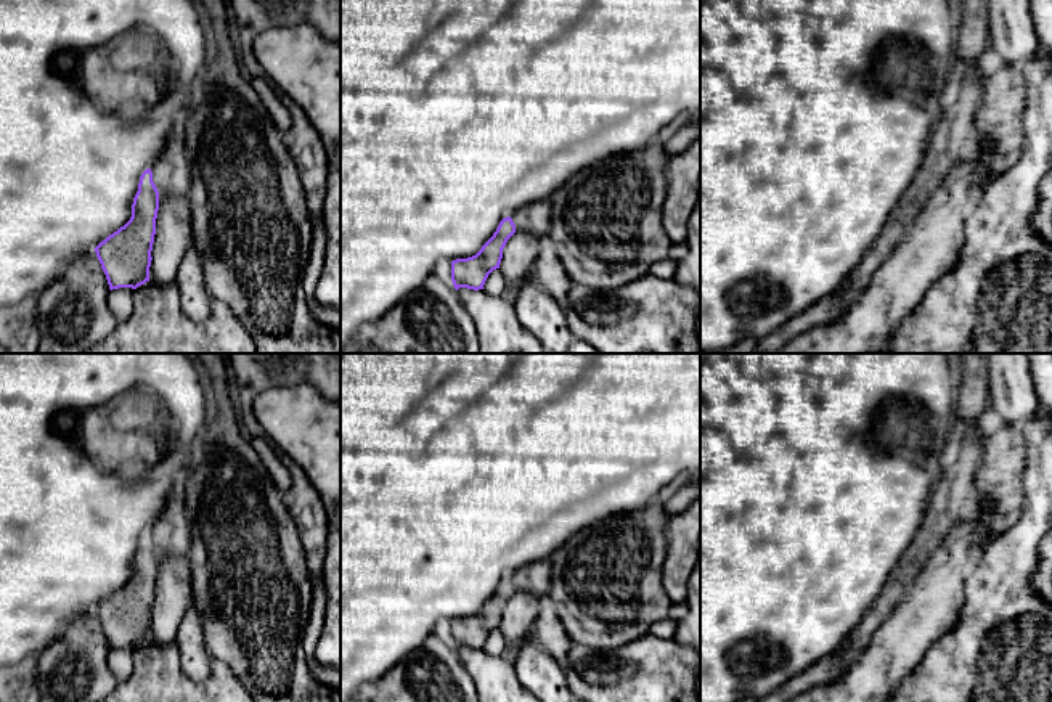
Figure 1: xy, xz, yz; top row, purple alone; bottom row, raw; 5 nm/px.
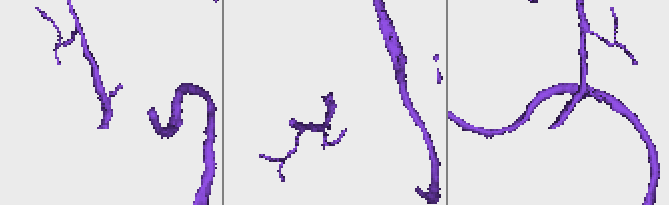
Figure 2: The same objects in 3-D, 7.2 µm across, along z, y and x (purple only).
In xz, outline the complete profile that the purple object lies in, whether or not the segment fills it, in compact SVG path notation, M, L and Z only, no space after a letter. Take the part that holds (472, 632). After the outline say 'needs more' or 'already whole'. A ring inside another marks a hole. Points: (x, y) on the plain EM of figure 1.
M511 577L499 582L493 596L482 606L482 609L467 618L456 618L451 622L451 641L455 649L483 649L488 635L499 628L503 609L508 599L516 593L516 585Z | already whole

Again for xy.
M146 529L140 537L130 580L95 607L111 651L137 649L149 641L157 570L159 551L151 529Z | already whole

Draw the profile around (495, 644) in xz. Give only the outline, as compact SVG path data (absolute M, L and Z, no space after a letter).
M499 628L493 630L485 644L483 644L483 651L488 652L490 655L503 655L503 654L509 654L506 639L503 636L503 633L499 631Z

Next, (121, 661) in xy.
M119 647L109 651L108 655L109 668L119 683L125 681L133 670L133 649L132 647Z

